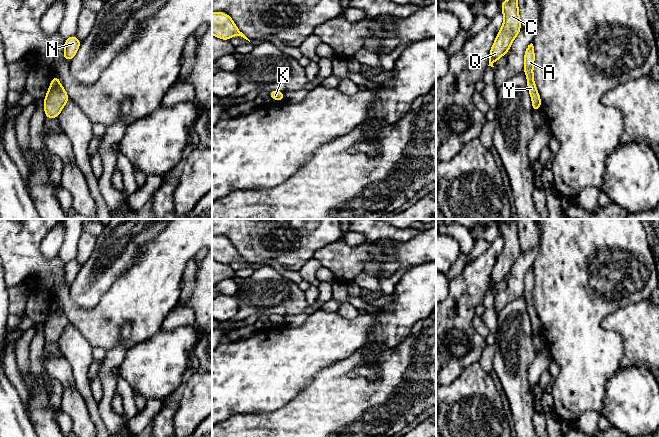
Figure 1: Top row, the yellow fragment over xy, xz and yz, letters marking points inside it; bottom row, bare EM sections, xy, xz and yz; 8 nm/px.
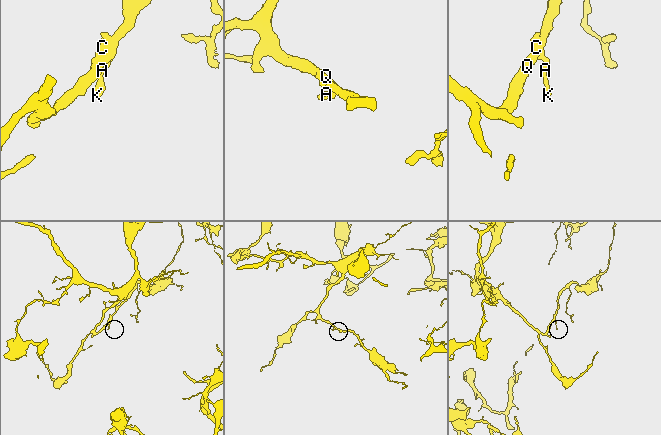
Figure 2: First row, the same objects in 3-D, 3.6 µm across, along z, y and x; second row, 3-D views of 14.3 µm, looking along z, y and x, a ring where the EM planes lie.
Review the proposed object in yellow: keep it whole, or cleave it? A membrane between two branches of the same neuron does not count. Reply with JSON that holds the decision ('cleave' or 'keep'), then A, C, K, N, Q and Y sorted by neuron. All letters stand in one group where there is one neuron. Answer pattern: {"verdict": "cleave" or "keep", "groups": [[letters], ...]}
{"verdict": "keep", "groups": [["A", "C", "K", "N", "Q", "Y"]]}

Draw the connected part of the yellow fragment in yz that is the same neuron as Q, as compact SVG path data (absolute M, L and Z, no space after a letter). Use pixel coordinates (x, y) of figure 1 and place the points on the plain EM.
M511 219L508 225L500 225L504 245L491 271L488 290L494 291L493 288L509 275L512 266L521 254L518 222L519 219Z

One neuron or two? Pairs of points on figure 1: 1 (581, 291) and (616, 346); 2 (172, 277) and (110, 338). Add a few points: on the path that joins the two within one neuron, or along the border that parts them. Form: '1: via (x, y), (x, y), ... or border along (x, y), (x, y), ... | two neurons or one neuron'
1: via (581, 306), (581, 315), (601, 335) | one neuron
2: via (154, 285), (119, 320) | one neuron

